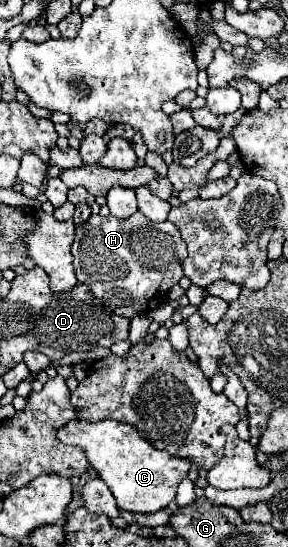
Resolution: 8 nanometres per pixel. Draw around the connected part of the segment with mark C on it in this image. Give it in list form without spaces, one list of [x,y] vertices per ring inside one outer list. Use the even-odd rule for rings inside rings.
[[[74,418],[58,430],[58,440],[84,450],[92,468],[108,484],[112,496],[118,502],[118,508],[128,512],[150,514],[166,508],[176,496],[178,482],[186,478],[190,468],[190,460],[156,450],[152,444],[140,438],[140,434],[130,424],[116,420],[88,422]]]

